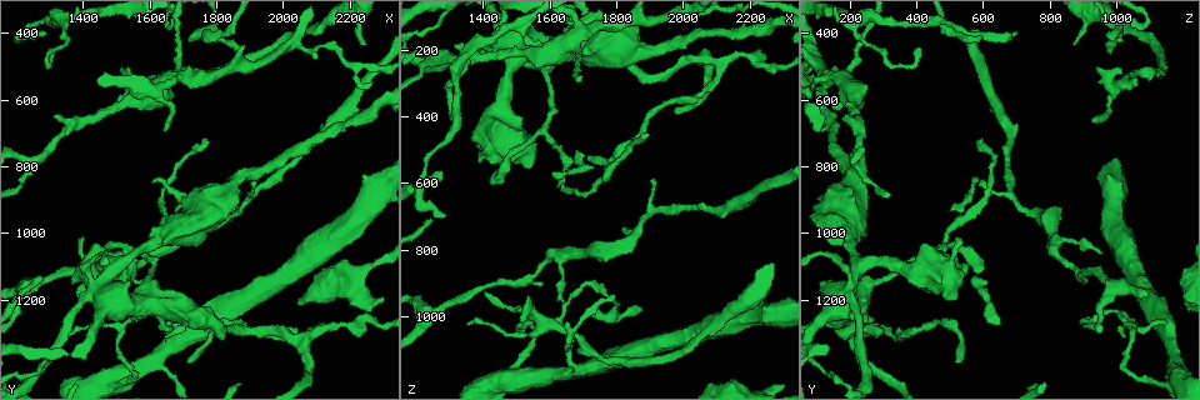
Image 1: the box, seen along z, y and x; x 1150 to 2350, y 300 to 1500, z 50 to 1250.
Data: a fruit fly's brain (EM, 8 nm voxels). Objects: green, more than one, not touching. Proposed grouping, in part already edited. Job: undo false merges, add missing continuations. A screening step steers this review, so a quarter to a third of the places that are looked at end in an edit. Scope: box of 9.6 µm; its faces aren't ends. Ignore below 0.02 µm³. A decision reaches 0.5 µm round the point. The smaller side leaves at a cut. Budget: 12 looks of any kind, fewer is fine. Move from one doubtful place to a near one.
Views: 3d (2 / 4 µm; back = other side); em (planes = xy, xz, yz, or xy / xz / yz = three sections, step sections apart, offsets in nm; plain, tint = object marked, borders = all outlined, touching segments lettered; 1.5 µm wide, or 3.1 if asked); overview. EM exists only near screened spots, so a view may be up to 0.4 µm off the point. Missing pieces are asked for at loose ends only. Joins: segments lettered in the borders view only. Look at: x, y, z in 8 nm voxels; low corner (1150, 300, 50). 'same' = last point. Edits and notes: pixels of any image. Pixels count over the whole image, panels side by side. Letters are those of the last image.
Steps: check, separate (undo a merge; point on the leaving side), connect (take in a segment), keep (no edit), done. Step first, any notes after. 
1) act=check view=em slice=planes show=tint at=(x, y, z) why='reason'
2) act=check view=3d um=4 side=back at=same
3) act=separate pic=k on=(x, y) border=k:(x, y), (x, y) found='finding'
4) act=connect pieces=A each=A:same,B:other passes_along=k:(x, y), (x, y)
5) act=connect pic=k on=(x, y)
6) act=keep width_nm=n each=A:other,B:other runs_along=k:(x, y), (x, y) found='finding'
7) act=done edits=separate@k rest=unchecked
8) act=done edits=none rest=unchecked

act=check view=3d um=4 at=(1610, 840, 570) why='branch stops here'

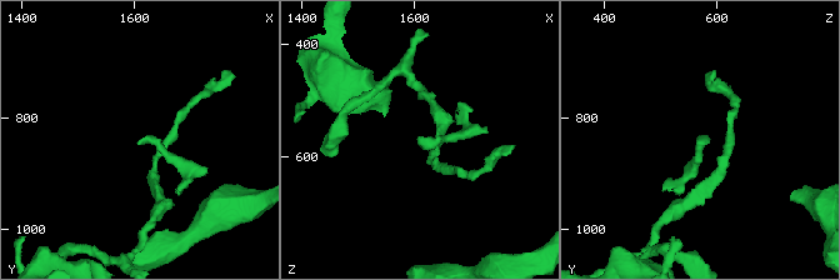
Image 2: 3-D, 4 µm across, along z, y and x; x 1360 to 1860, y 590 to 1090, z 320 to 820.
act=check view=em slice=planes show=borders at=(1615, 845, 560)

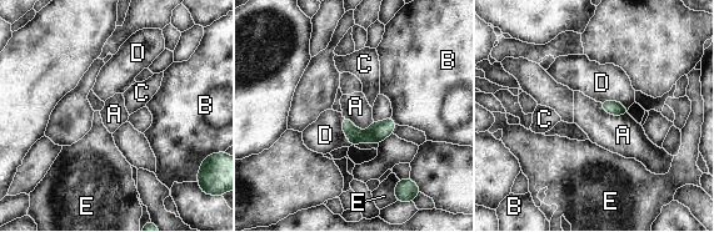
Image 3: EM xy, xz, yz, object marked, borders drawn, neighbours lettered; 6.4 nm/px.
act=keep longest_contact=A:190nm each=A:other,B:other,C:other,D:other,E:other border=3:(344, 116), (362, 130), (373, 121) found='no lettered segment goes on from it'

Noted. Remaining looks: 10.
act=check view=em slice=planes show=borders at=(1320, 650, 180)

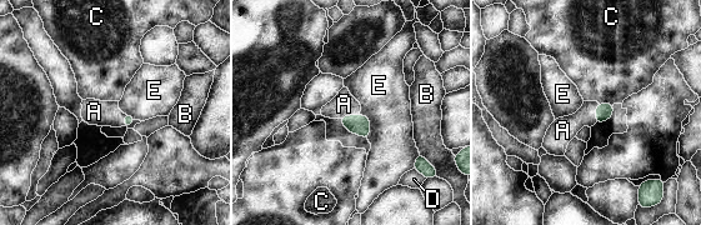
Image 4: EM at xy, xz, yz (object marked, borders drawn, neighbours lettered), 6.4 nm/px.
act=connect pieces=A longest_contact=E:170nm each=A:same,B:other,C:other,D:other,E:other passes_along=4:(360, 124), (349, 116), (344, 104) found='the cell continues'

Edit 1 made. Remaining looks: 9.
act=check view=overview

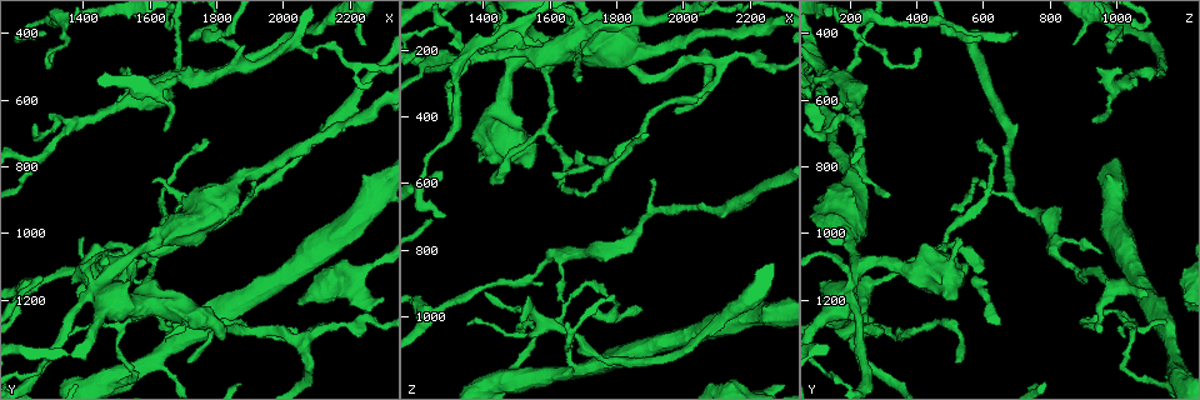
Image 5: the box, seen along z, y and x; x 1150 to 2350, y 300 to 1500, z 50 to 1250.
act=check view=em slice=planes show=tint at=(1600, 1130, 330) why='closes a loop'

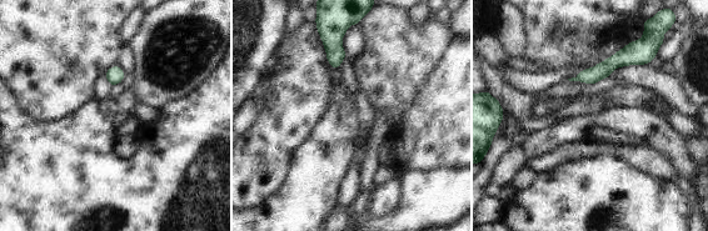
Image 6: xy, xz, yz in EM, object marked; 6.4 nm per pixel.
act=check view=em slice=planes show=borders at=same

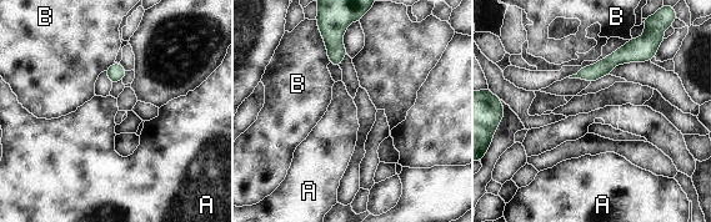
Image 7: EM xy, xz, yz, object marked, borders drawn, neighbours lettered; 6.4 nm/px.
act=keep each=A:other,B:other runs_along=7:(656, 41), (580, 75) found='all the same cell'

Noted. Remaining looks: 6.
act=check view=3d um=4 at=(1690, 520, 150) why='sudden change in width'

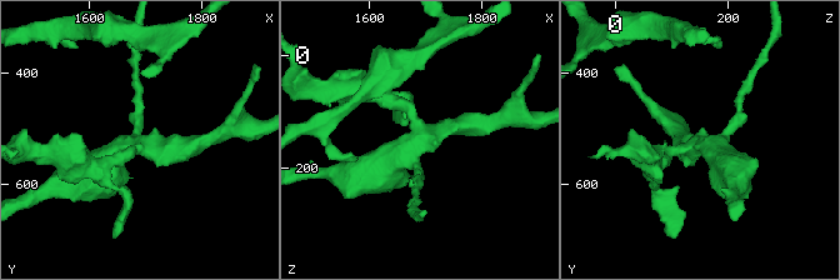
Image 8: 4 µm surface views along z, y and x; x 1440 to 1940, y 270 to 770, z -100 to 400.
act=check view=em slice=planes show=plain at=(1695, 535, 145)

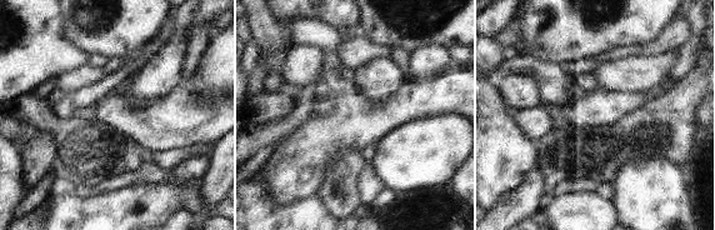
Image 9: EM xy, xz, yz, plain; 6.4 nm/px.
act=check view=em slice=planes show=borders at=same why='what lies round it'

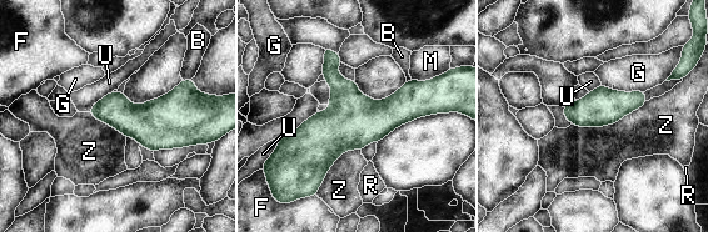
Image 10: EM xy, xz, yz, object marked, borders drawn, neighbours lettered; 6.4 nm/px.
act=keep width_nm=220 each=B:other,F:other,G:other,M:other,R:other,U:other,Z:other runs_along=10:(430, 107), (284, 140) found='all the same cell'

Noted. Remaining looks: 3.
act=check view=3d um=2 at=(1750, 510, 1130) why='narrows sharply'

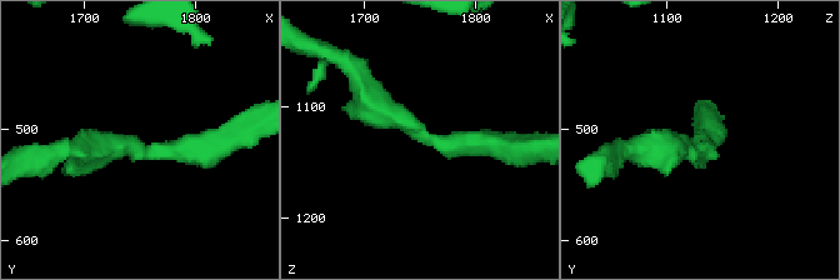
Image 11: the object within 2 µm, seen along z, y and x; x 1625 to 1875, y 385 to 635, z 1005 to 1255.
act=check view=em slice=planes show=plain at=(1752, 520, 1126) arm_widths_nm=170,200 why='need the tissue'

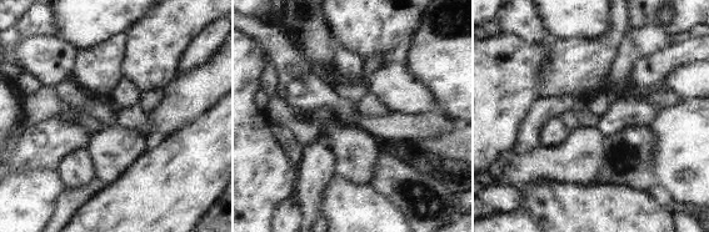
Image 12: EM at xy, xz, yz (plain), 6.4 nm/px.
act=check view=em slice=planes show=borders at=same

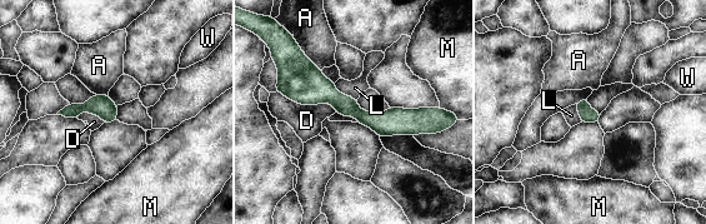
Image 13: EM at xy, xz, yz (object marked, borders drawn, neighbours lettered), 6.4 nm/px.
act=keep longest_contact=D:420nm each=A:other,D:other,L:other,M:other,W:other runs_along=13:(284, 86), (324, 90), (372, 120), (429, 119) found='one cell here'

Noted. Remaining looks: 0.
act=done edits=connect@4 rest=unchecked

